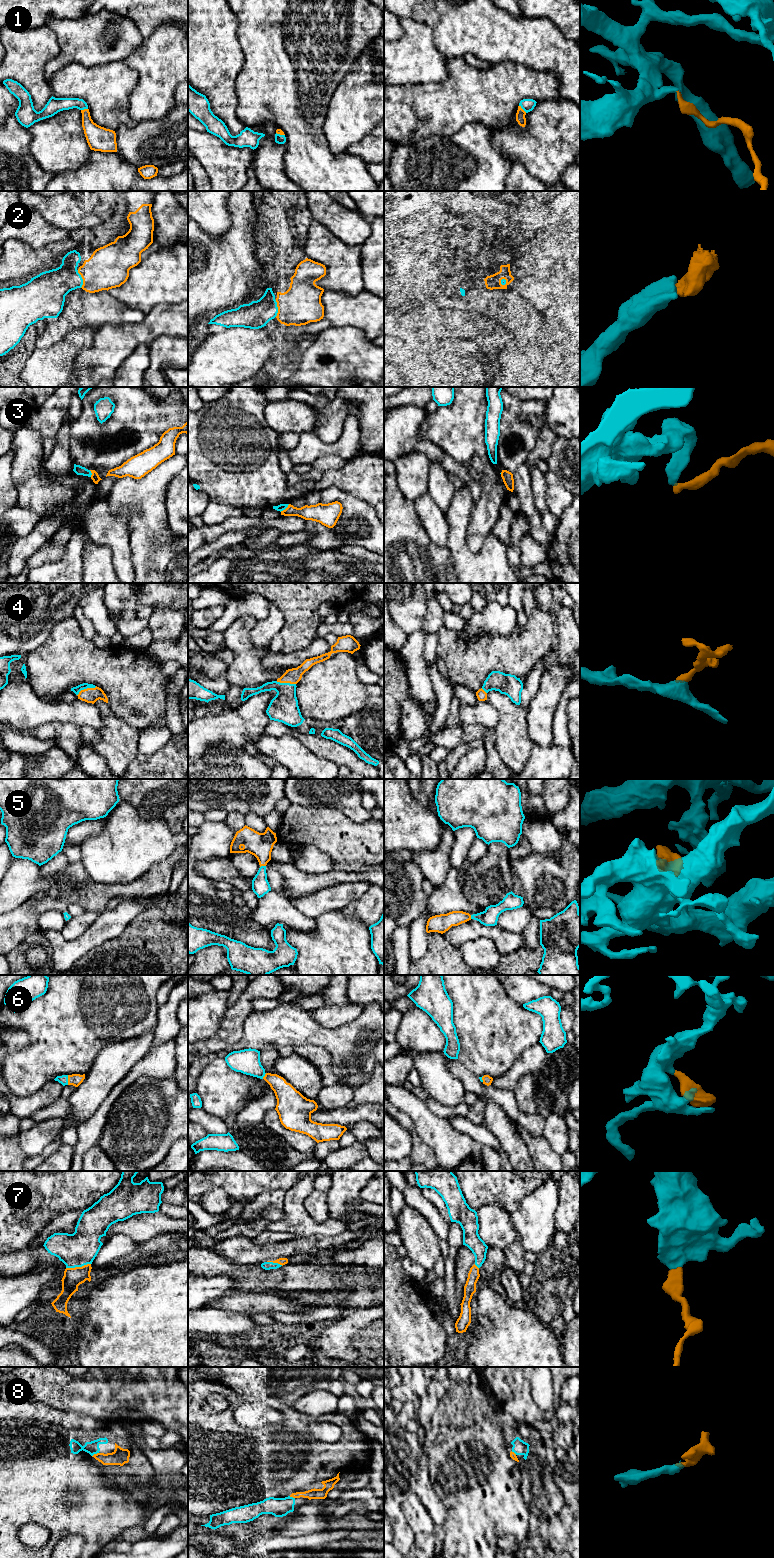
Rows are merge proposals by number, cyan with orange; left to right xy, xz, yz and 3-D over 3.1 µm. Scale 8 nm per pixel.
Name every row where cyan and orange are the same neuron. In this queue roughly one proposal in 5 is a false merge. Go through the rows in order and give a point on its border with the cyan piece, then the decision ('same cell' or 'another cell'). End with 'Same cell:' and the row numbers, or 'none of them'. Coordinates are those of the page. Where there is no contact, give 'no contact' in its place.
1: contact yz (523, 109); same cell
2: contact xy (82, 279); same cell
3: contact xz (284, 509); same cell
4: contact xy (86, 688); same cell
5: contact xz (262, 866); same cell
6: contact xy (67, 1080); same cell
7: contact xy (78, 1266); same cell
8: contact xy (95, 1453); same cell
Same cell: 1, 2, 3, 4, 5, 6, 7, 8

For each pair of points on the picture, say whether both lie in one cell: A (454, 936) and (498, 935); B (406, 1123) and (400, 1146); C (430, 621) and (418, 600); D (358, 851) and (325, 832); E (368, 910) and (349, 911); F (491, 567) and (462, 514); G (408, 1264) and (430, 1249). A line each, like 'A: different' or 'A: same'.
A: same
B: different
C: different
D: same
E: same
F: same
G: different

